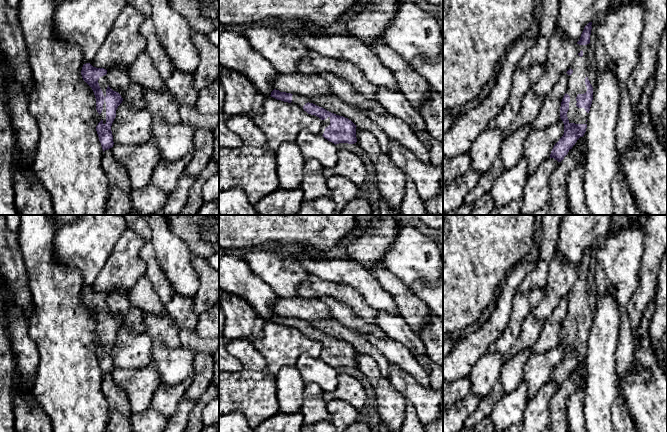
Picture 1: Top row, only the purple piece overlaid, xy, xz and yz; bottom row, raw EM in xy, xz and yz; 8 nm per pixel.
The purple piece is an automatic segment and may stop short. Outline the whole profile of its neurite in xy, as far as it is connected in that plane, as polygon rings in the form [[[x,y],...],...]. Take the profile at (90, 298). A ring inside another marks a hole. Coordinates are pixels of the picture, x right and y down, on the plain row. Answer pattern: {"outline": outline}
{"outline": [[[93,285],[84,288],[81,294],[83,304],[92,312],[96,322],[96,334],[101,342],[96,355],[103,376],[114,369],[111,350],[116,341],[116,334],[123,325],[121,319],[107,308],[108,295],[96,291]]]}

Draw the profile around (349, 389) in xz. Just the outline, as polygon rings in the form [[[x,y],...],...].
[[[339,374],[338,383],[332,392],[323,392],[325,402],[343,400],[357,411],[366,405],[367,395],[364,386],[348,374]]]

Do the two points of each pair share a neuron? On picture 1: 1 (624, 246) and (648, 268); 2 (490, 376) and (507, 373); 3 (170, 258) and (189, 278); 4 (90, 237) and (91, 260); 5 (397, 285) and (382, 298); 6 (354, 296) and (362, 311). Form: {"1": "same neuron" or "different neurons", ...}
{"1": "different neurons", "2": "different neurons", "3": "same neuron", "4": "same neuron", "5": "different neurons", "6": "same neuron"}

